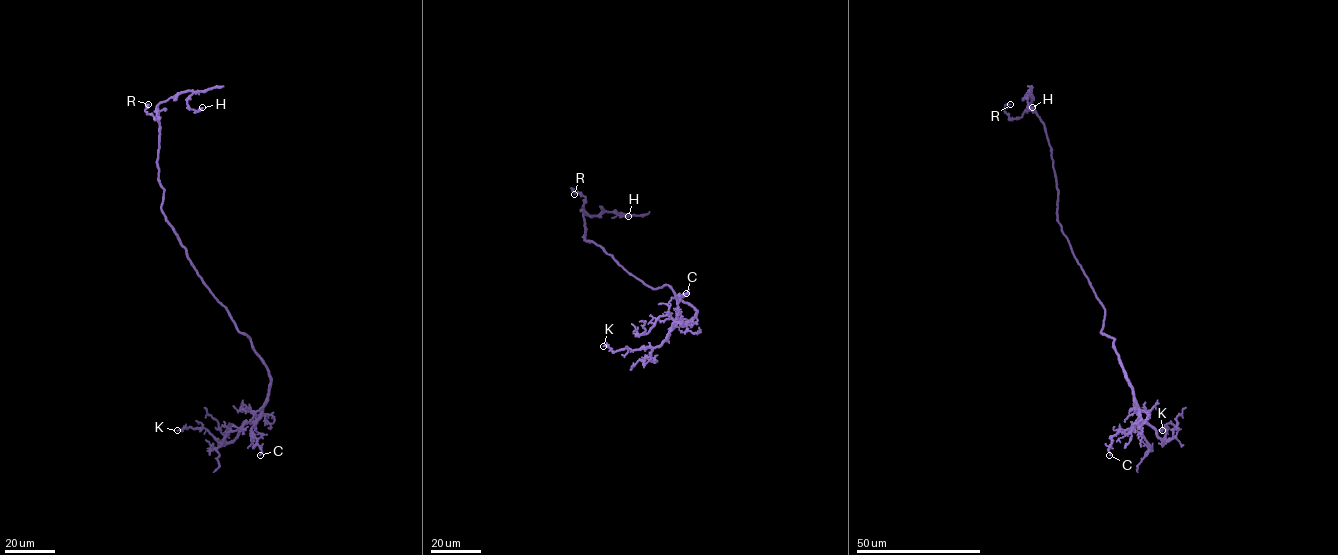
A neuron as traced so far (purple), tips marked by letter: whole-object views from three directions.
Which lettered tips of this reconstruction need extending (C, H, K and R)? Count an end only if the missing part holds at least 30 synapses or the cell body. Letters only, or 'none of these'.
H

